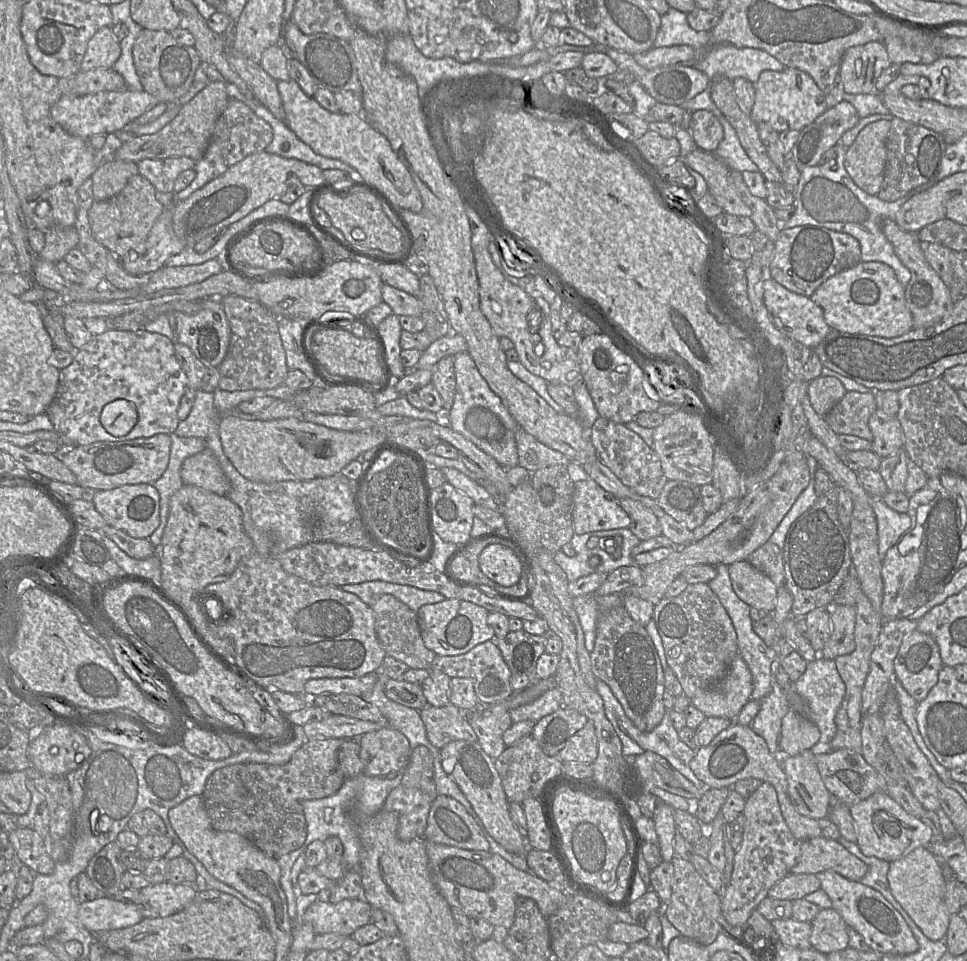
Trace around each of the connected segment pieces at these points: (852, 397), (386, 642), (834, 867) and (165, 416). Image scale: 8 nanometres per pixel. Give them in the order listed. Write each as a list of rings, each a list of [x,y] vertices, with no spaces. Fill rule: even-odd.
[[[846,392],[824,417],[837,435],[852,435],[872,442],[869,418],[878,409],[872,393]]]
[[[390,594],[377,597],[370,607],[374,614],[376,635],[386,655],[405,663],[409,668],[430,670],[436,654],[422,640],[417,613]]]
[[[819,836],[803,841],[799,860],[790,873],[817,874],[826,870],[835,871],[853,881],[860,881],[867,873],[868,867],[838,840]]]
[[[110,329],[74,352],[73,362],[60,370],[56,395],[46,414],[53,424],[53,430],[61,437],[62,449],[89,445],[96,442],[123,442],[137,438],[149,438],[156,434],[175,433],[180,422],[177,411],[180,401],[188,387],[188,379],[181,368],[174,350],[173,342],[159,333],[150,333],[144,329],[116,330]],[[117,399],[125,399],[135,405],[138,421],[125,436],[113,436],[100,422],[103,407]]]

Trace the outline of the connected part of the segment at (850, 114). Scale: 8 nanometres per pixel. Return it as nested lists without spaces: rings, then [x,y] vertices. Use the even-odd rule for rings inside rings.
[[[842,100],[828,108],[804,127],[789,156],[799,171],[819,164],[822,155],[839,143],[841,136],[853,128],[860,117],[852,104]]]

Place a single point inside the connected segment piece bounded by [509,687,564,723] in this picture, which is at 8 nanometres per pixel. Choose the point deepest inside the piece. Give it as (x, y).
(549, 702)

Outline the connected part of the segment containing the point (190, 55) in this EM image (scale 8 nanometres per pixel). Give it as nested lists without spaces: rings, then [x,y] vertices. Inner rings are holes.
[[[142,29],[135,41],[133,51],[133,62],[139,76],[143,90],[154,96],[159,103],[178,102],[191,87],[197,68],[202,62],[194,46],[186,46],[177,42],[170,32],[163,30]]]

